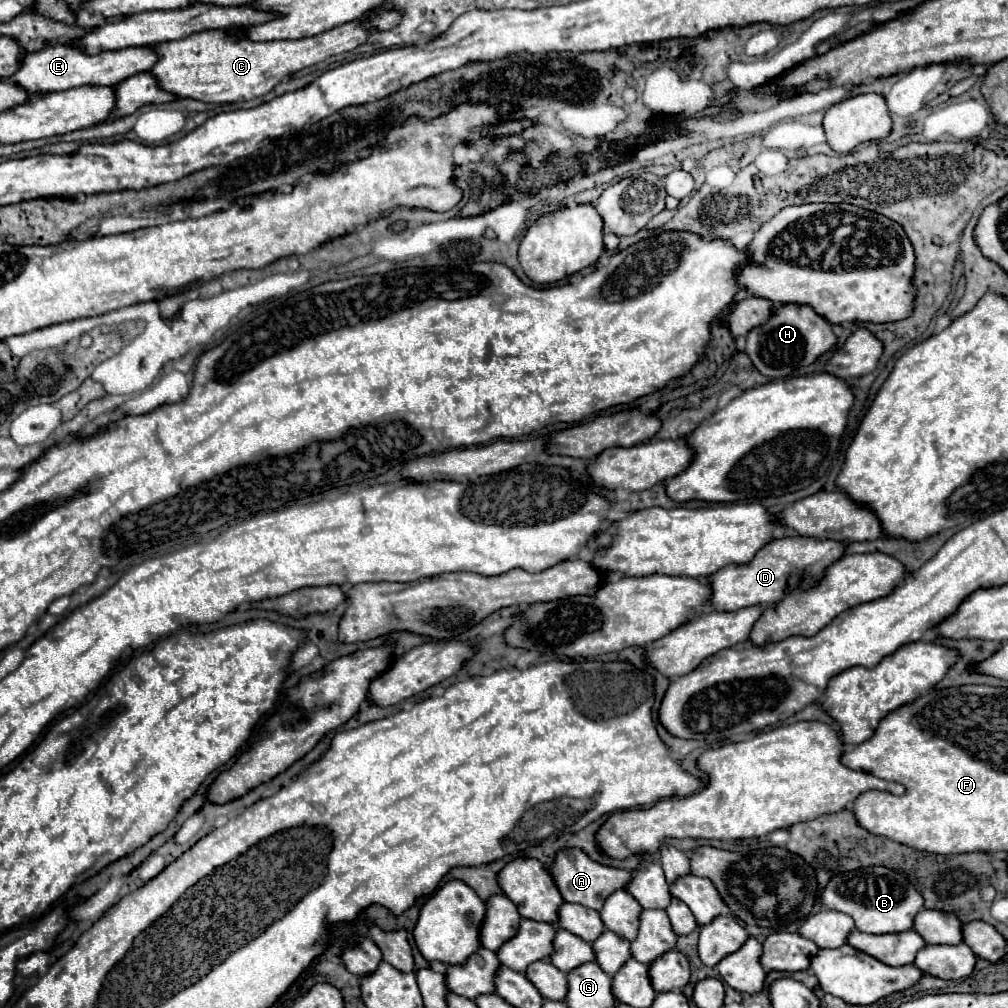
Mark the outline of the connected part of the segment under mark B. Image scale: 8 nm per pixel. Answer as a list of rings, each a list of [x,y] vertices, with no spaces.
[[[869,866],[853,872],[833,874],[821,892],[821,902],[831,910],[851,916],[855,928],[859,932],[869,932],[869,934],[891,934],[891,932],[911,930],[913,918],[923,908],[923,898],[915,890],[915,886],[903,874],[897,874],[881,866]]]

